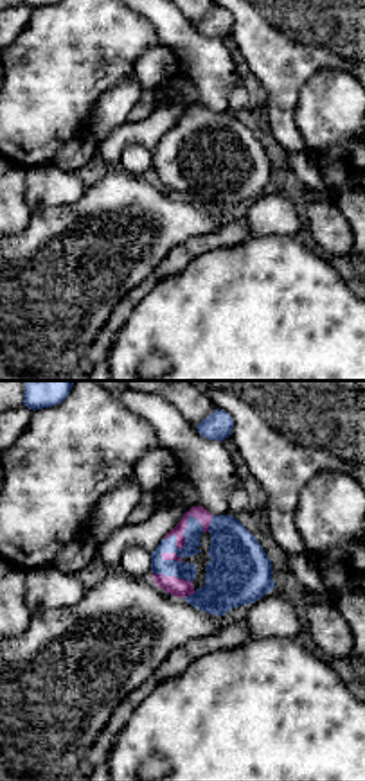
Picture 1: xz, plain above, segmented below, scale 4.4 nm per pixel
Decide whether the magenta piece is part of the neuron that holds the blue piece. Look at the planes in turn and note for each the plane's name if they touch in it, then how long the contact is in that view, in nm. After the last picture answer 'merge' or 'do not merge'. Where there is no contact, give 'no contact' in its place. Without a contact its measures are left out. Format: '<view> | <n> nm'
xz | 190 nm

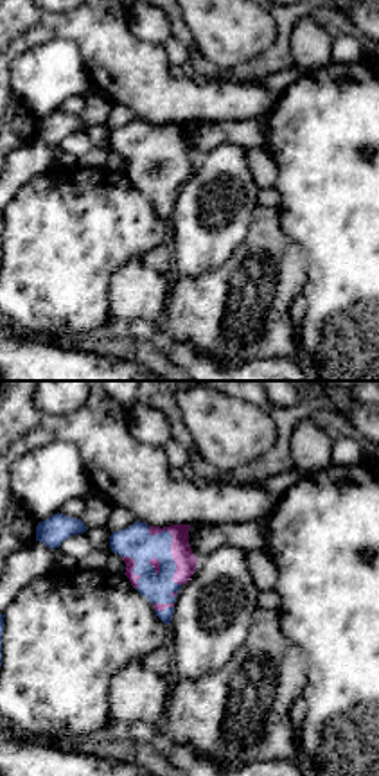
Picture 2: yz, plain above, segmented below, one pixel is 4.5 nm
yz | 300 nm

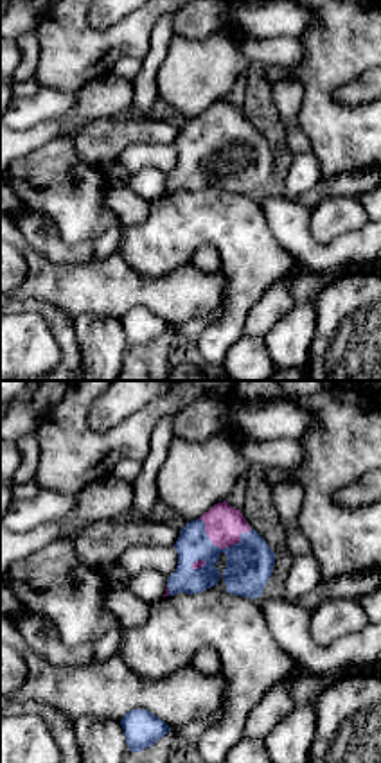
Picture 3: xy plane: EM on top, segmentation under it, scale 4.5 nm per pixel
xy | 240 nm

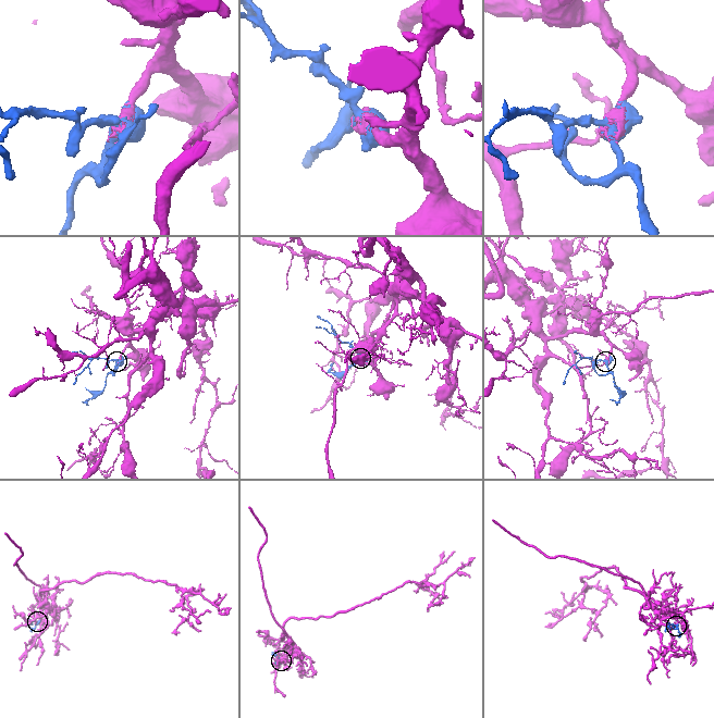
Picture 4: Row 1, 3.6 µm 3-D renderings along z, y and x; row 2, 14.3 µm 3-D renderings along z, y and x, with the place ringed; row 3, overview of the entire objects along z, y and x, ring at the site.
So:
merge

